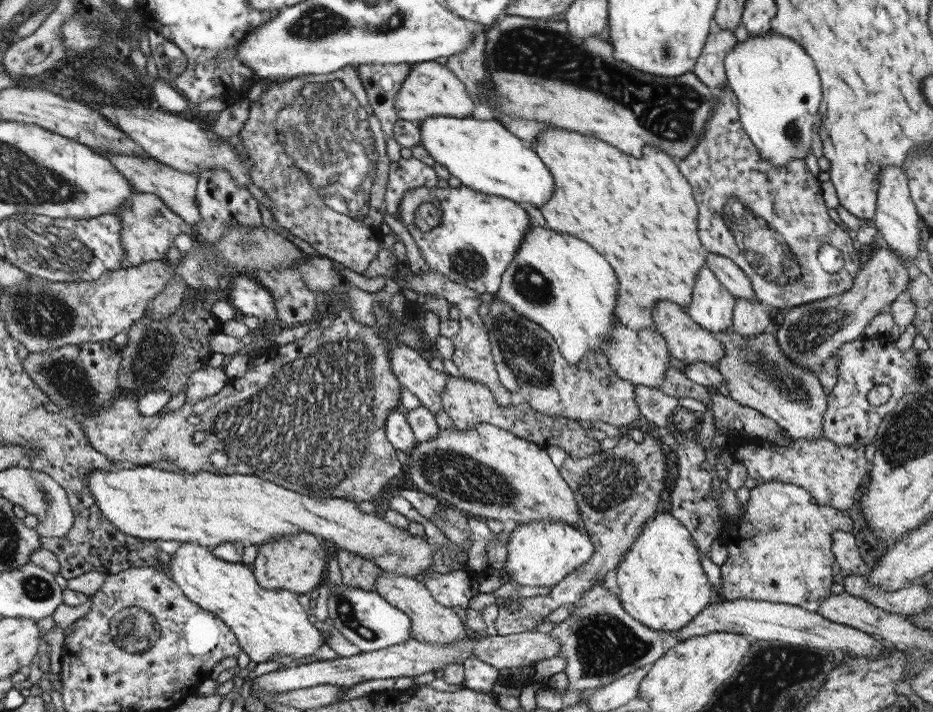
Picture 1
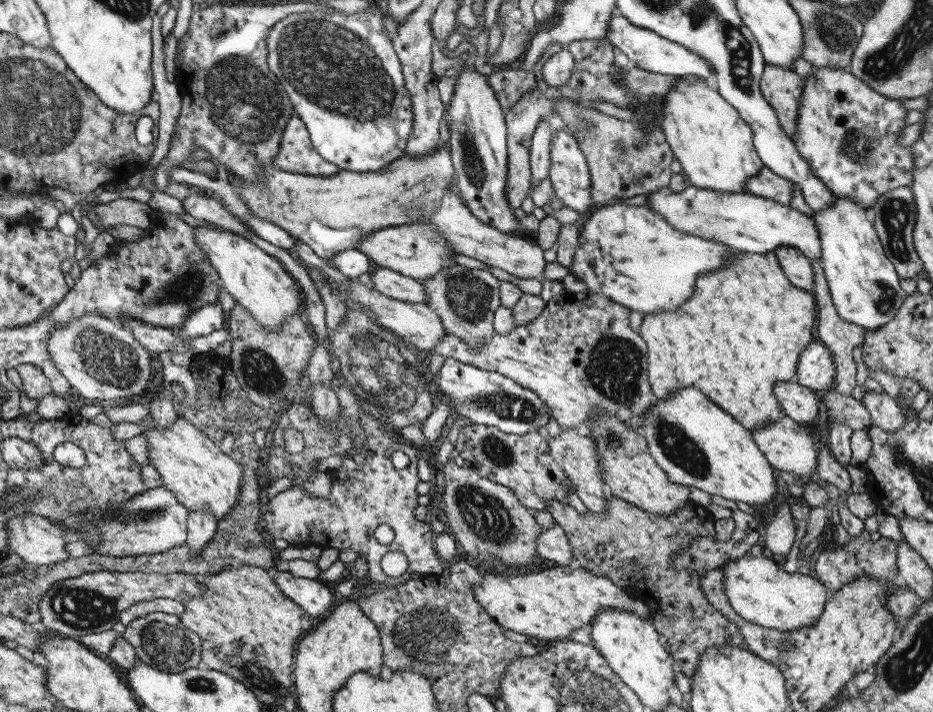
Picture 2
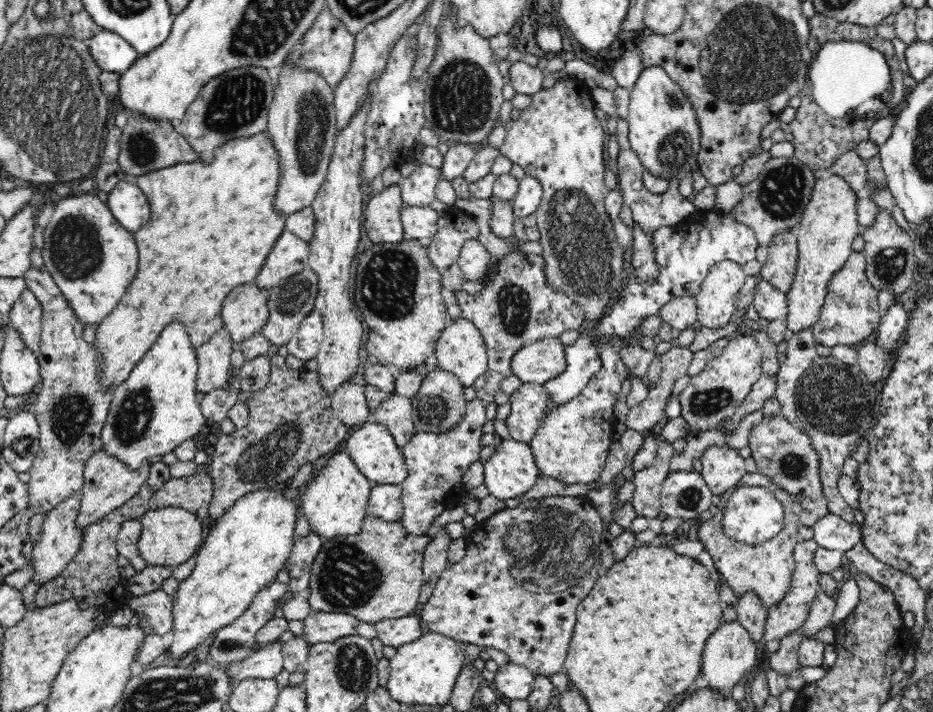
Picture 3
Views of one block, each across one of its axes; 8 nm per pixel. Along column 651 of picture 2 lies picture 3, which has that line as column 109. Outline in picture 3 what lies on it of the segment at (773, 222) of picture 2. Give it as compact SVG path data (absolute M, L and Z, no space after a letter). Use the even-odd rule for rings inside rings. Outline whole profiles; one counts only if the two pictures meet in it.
M131 179L120 181L114 186L108 193L107 206L118 223L132 234L140 231L150 220L148 199Z

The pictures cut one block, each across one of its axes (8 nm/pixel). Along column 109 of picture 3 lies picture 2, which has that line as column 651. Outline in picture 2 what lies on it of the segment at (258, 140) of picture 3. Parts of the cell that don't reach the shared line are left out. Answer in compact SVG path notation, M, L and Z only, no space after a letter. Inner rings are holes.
M734 251L722 271L700 276L695 286L694 296L678 310L646 314L640 325L639 336L646 342L648 350L652 392L656 398L666 400L666 396L694 386L749 430L778 422L784 414L780 401L774 396L774 384L794 380L800 354L813 342L816 320L813 294L788 281L773 252Z

